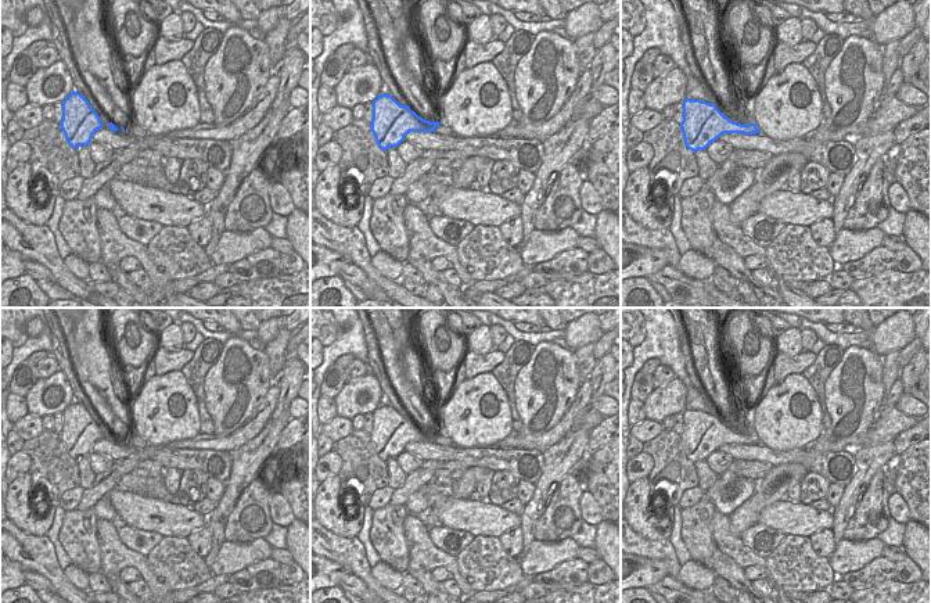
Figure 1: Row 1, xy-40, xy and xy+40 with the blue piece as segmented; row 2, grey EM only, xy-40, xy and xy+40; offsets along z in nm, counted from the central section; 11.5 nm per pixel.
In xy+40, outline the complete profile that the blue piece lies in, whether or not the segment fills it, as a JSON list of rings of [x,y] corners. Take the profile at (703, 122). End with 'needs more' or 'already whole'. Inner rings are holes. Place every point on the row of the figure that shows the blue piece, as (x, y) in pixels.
[[[684,98],[680,123],[684,144],[693,152],[705,150],[725,133],[761,133],[756,123],[741,125],[725,116],[715,104]]] | already whole

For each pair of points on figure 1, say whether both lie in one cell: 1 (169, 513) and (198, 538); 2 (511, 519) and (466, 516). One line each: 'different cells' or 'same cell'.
1: different cells
2: same cell

